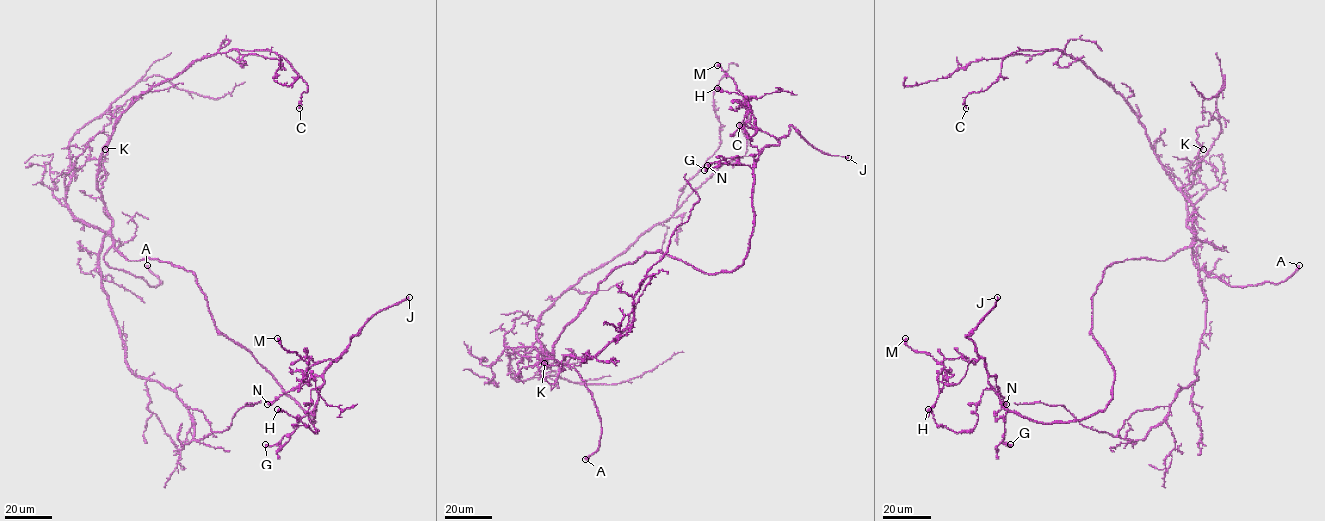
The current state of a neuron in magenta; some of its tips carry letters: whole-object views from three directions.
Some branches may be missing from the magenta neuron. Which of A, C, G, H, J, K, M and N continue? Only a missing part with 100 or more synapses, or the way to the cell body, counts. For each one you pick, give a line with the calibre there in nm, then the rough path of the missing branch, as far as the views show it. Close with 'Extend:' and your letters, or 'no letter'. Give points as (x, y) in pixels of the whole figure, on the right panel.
J: 420 nm thick; missing branch runs (997, 297), (980, 303), (982, 339), (973, 362), (962, 370), (957, 346), (913, 323), (903, 306)
Extend: J

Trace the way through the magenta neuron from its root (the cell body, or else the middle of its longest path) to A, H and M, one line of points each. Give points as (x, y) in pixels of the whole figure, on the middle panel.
A: (589, 298), (560, 334), (553, 351), (543, 353), (573, 367), (592, 395), (601, 433), (598, 448), (585, 459)
H: (589, 298), (645, 253), (709, 274), (743, 263), (755, 119), (743, 95), (717, 88)
M: (589, 298), (645, 253), (709, 274), (743, 263), (753, 165), (779, 142), (752, 126), (747, 98), (717, 65)

